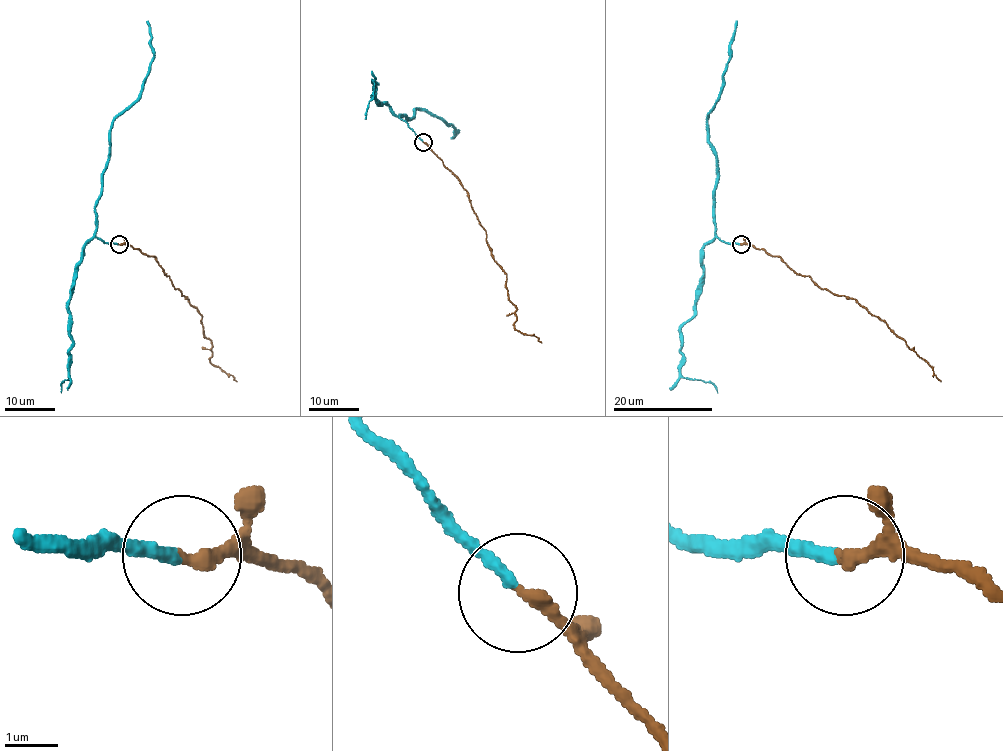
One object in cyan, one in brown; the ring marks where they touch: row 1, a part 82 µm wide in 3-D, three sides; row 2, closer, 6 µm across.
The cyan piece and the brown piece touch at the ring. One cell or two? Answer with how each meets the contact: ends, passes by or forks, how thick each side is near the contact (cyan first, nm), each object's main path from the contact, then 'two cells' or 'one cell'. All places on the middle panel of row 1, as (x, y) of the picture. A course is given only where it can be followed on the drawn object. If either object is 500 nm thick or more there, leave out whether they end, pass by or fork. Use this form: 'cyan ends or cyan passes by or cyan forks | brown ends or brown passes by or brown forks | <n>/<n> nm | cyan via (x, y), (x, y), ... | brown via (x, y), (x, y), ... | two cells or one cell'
cyan ends | brown ends | 240/280 nm | cyan via (423, 141), (399, 116), (412, 118), (417, 109), (427, 109), (458, 131), (451, 139) | brown via (423, 142), (459, 181), (470, 200), (491, 257), (506, 274), (507, 298), (516, 308), (514, 327), (541, 343) | one cell

